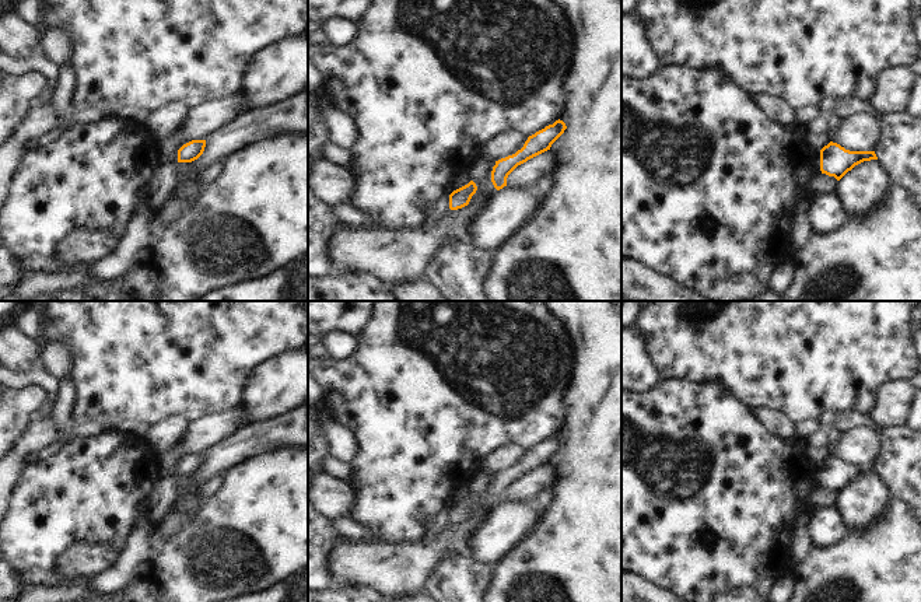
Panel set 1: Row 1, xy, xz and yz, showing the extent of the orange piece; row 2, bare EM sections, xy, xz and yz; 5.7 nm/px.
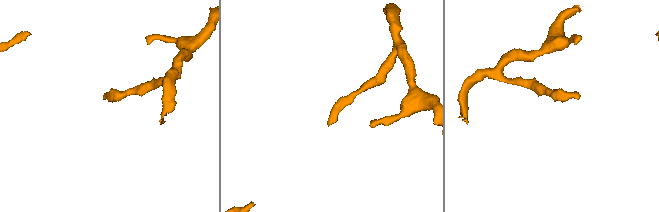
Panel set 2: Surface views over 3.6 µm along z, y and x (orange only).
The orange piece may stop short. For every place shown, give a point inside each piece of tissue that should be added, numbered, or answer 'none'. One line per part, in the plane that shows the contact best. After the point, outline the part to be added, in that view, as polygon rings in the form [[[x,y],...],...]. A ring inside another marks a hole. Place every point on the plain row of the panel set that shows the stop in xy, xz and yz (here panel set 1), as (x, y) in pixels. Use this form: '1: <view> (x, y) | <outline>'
none

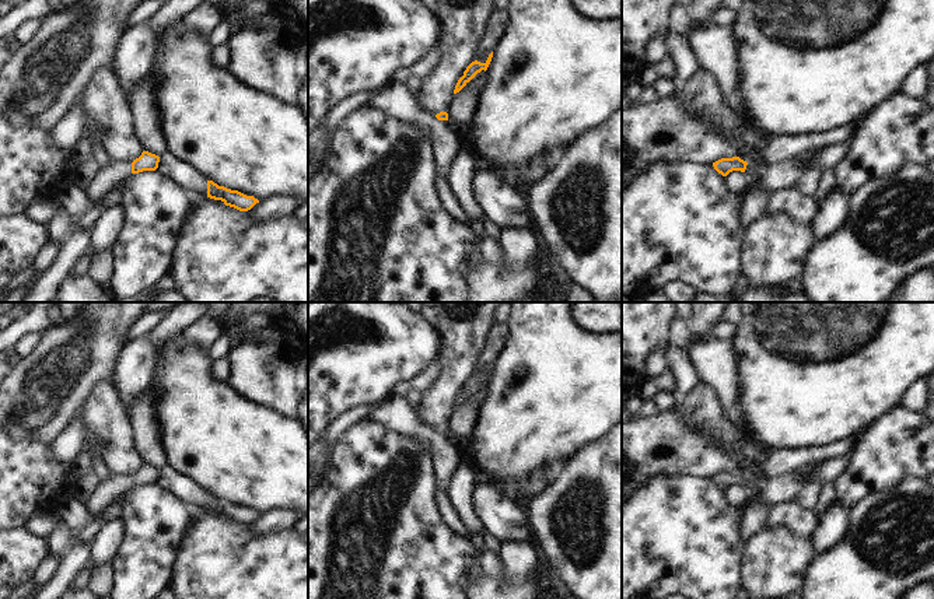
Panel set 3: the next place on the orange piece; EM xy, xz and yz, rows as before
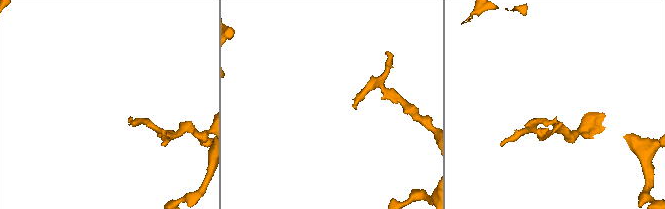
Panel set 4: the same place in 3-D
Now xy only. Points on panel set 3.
1: xy (108, 491) | [[[108,472],[108,477],[98,483],[95,491],[84,497],[84,505],[91,514],[99,514],[130,488],[132,476]]]

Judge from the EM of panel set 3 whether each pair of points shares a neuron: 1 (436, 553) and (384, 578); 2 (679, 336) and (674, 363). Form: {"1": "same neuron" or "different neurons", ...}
{"1": "same neuron", "2": "same neuron"}

